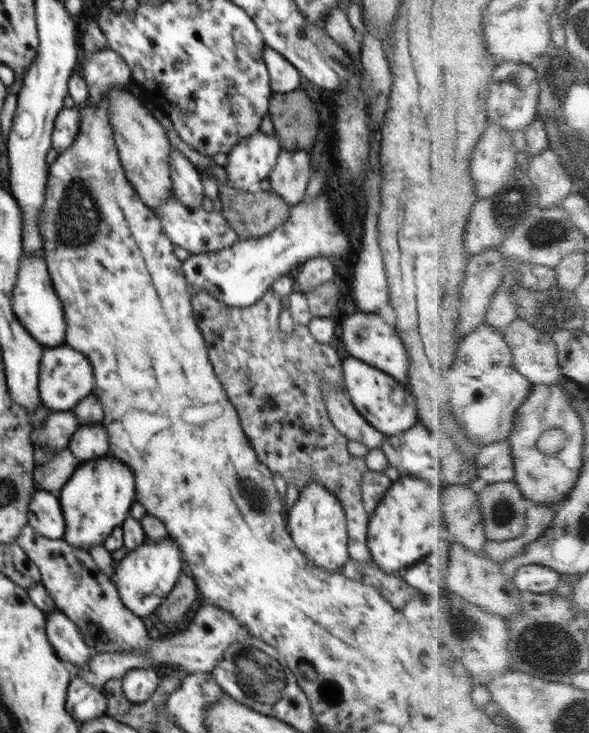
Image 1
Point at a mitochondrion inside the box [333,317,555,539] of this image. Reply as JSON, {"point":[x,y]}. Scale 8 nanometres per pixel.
{"point":[502,512]}

